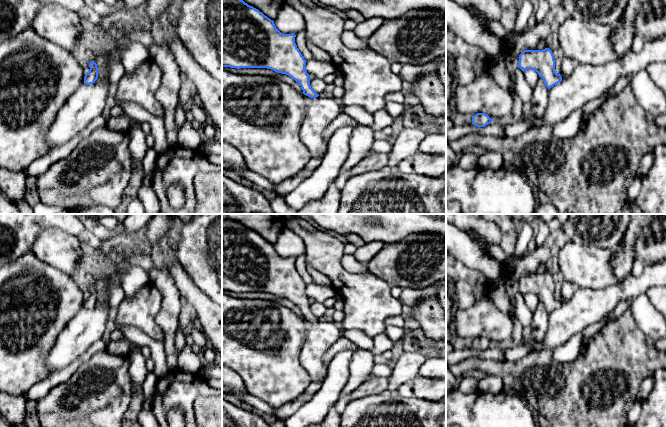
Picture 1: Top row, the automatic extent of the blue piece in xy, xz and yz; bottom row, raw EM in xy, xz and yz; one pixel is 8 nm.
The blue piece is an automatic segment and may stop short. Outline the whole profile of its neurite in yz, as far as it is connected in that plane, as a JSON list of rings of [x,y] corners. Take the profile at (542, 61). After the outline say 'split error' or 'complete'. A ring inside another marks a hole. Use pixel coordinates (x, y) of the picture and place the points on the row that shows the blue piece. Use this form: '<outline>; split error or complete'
[[[549,48],[543,50],[524,50],[519,55],[518,68],[523,72],[532,69],[536,71],[550,89],[562,81],[560,74],[555,72],[555,60]]]; complete

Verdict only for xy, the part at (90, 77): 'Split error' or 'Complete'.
Complete

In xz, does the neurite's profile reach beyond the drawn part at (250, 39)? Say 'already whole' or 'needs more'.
already whole

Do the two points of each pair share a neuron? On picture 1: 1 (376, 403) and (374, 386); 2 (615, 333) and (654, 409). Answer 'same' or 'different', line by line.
1: different
2: different

